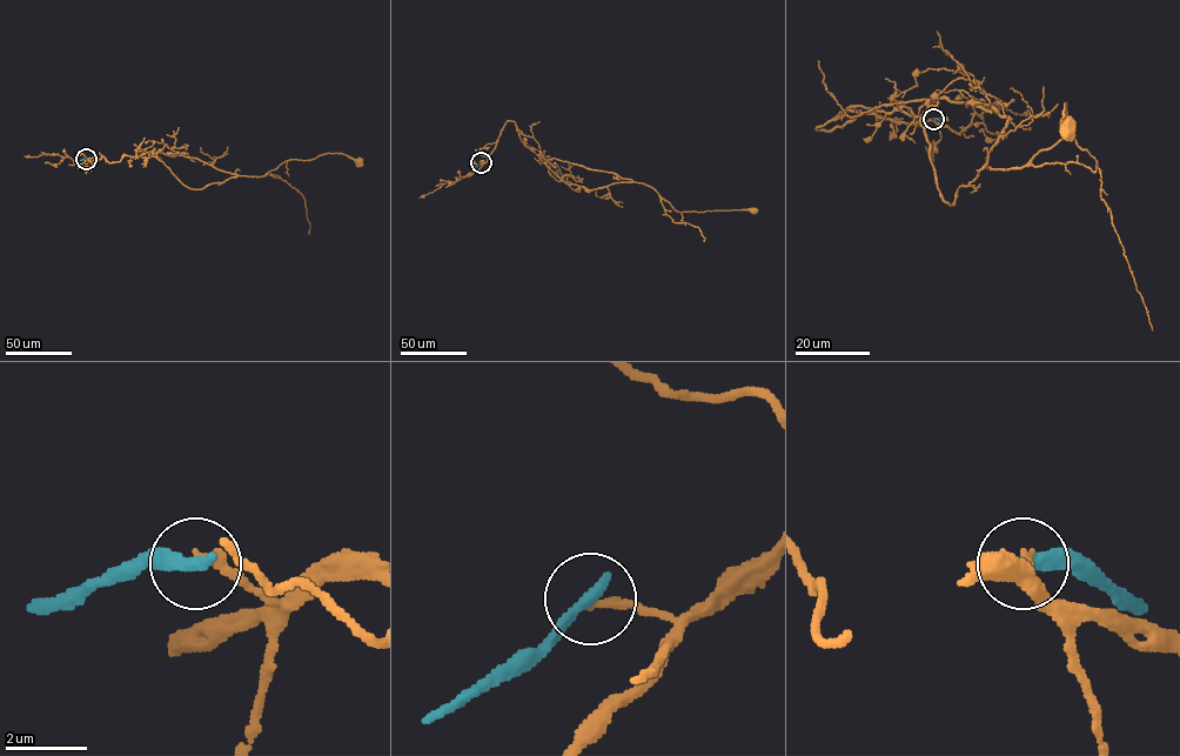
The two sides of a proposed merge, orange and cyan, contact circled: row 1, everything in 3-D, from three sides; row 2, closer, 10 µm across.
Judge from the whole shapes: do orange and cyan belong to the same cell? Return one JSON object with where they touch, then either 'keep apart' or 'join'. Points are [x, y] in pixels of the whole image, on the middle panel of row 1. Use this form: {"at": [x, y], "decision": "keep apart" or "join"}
{"at": [481, 162], "decision": "keep apart"}

